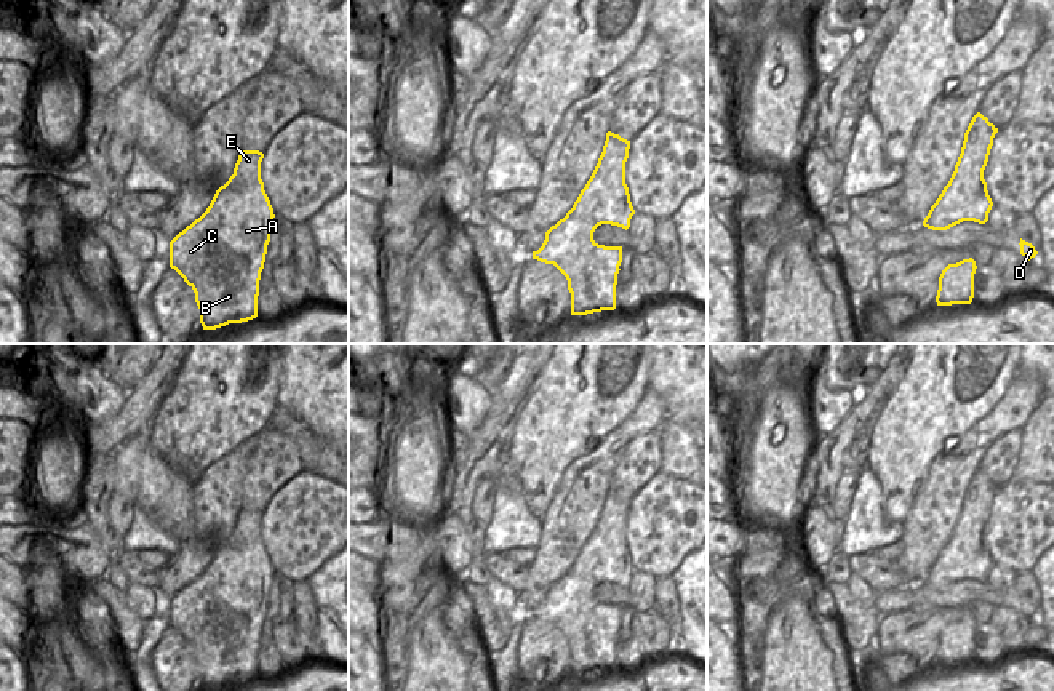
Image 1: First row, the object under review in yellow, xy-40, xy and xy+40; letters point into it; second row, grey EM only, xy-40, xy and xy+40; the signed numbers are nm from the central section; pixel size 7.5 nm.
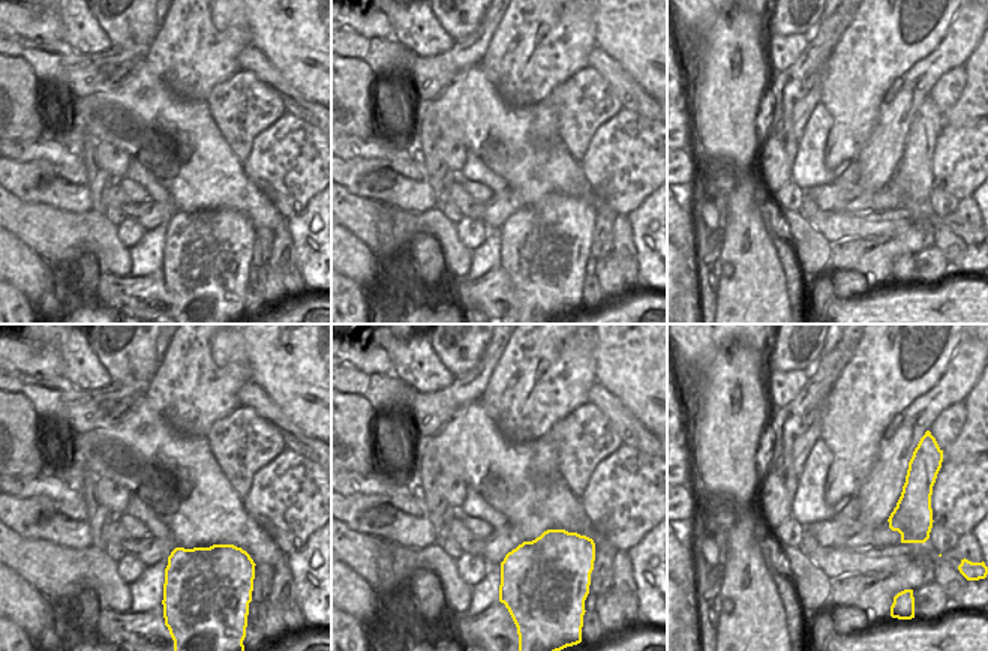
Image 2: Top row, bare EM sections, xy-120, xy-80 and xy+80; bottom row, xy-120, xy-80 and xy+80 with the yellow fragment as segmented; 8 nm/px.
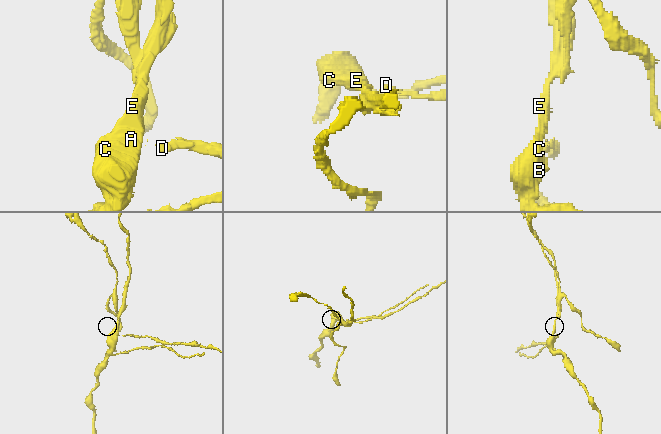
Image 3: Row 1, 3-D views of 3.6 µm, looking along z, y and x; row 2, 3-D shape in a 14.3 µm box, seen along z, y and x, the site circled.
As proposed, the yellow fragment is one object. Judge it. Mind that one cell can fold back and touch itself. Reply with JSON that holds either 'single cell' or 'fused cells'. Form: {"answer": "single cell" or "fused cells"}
{"answer": "fused cells"}

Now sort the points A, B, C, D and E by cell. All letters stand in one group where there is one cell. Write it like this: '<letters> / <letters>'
A B C E / D

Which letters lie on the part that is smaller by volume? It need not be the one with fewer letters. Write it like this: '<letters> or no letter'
D

